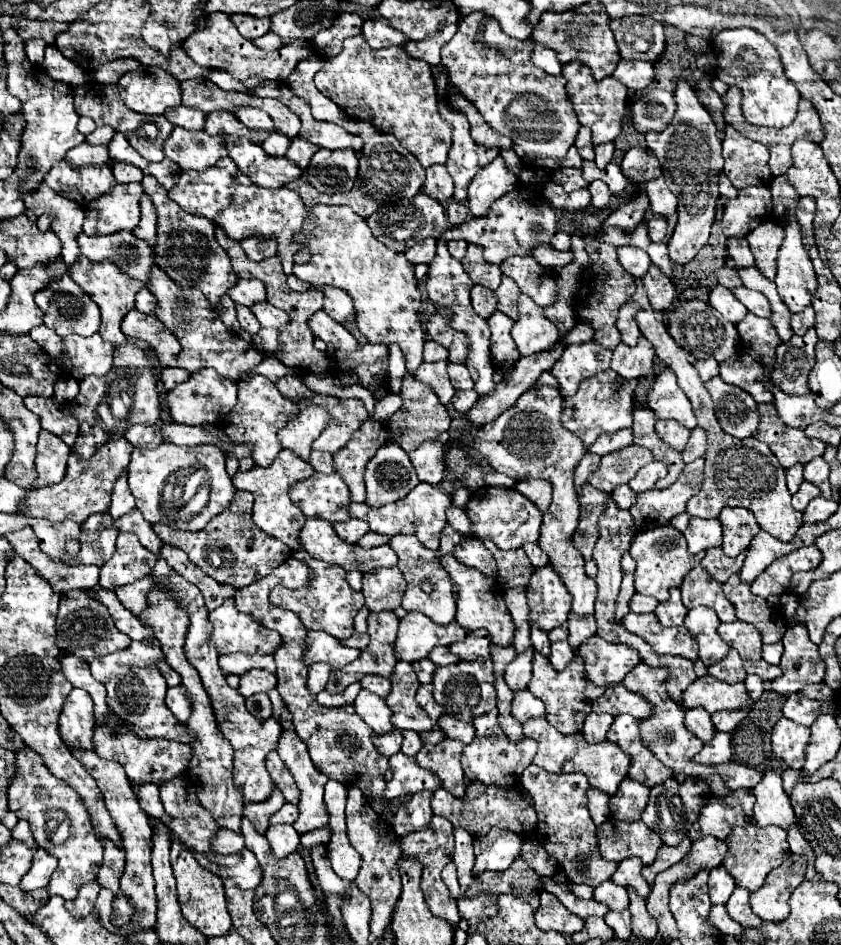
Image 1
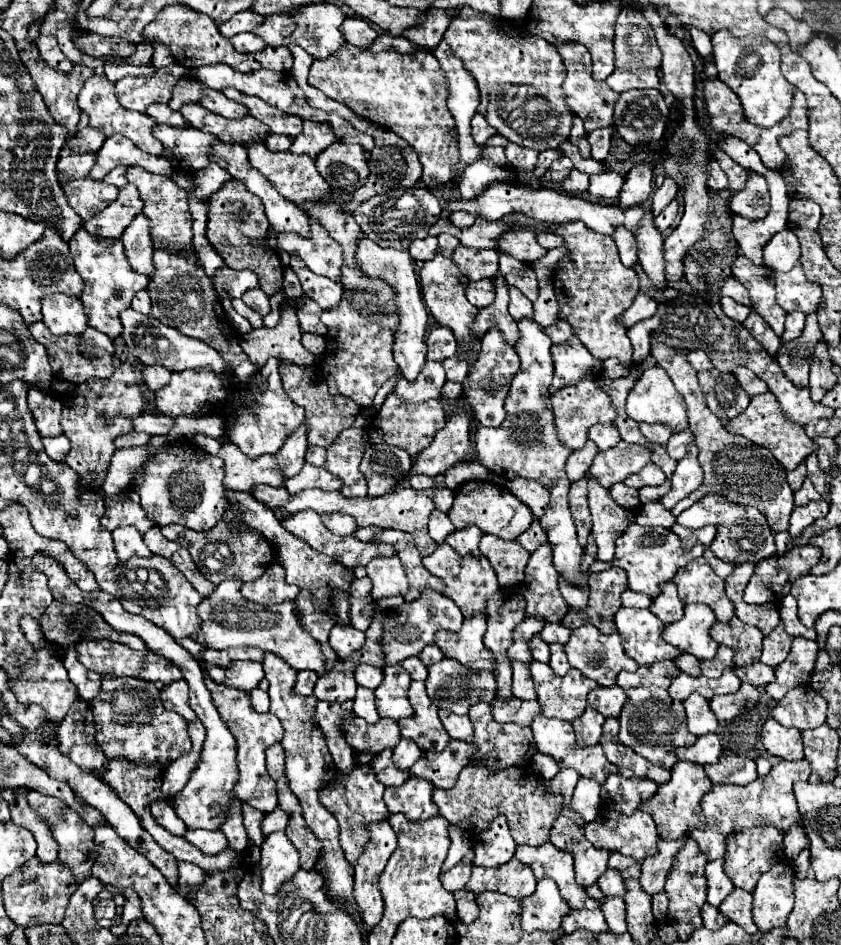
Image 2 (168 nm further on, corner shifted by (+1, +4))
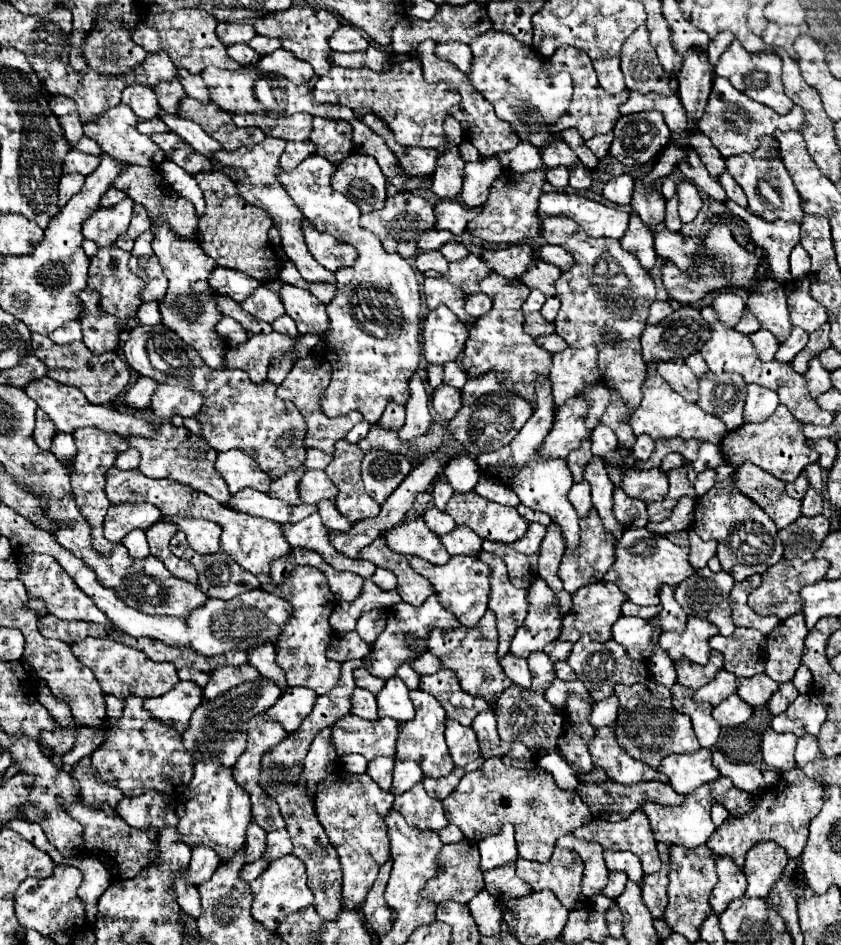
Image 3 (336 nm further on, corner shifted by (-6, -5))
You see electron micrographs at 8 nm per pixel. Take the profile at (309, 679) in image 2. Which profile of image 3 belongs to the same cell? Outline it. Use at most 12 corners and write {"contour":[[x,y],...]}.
{"contour":[[294,686],[264,712],[294,732],[312,712],[316,692]]}

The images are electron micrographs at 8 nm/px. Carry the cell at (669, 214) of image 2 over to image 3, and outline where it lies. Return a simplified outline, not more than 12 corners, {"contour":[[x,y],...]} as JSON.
{"contour":[[680,182],[678,214],[682,224],[696,218],[702,198],[692,182]]}

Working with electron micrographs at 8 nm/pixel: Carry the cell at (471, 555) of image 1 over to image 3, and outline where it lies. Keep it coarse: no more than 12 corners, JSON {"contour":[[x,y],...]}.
{"contour":[[470,528],[456,532],[440,540],[450,556],[478,556],[484,542]]}

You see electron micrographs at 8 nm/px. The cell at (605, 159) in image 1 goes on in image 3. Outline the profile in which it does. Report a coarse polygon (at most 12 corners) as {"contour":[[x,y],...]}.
{"contour":[[612,134],[590,138],[588,148],[602,160],[610,150]]}

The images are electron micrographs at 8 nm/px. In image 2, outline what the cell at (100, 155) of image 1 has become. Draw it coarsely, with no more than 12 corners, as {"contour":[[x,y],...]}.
{"contour":[[93,153],[63,155],[57,171],[65,181],[83,179],[95,163]]}

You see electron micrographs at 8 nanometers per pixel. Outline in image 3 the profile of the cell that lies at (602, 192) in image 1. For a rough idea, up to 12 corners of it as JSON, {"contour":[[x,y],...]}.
{"contour":[[612,178],[604,186],[604,198],[626,206],[632,200],[634,180]]}

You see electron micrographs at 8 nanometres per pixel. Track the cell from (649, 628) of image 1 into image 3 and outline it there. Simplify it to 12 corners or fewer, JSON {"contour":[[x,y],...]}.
{"contour":[[644,618],[614,622],[612,638],[632,660],[654,654],[654,626]]}

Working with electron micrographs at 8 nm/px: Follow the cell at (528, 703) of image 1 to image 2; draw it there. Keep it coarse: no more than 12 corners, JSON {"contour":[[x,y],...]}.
{"contour":[[511,663],[513,695],[537,699],[529,663]]}

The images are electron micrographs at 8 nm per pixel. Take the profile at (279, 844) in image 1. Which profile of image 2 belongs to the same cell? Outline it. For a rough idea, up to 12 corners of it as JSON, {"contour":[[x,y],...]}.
{"contour":[[283,831],[261,845],[261,891],[277,893],[299,871]]}

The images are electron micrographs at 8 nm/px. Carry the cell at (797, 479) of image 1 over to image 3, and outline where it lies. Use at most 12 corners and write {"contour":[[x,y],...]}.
{"contour":[[804,474],[786,484],[792,498],[802,500],[808,490],[808,478]]}

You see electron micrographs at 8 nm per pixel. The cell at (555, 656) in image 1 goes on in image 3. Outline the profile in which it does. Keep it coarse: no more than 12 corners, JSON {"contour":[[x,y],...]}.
{"contour":[[564,660],[554,664],[556,676],[564,682],[576,680],[574,670]]}

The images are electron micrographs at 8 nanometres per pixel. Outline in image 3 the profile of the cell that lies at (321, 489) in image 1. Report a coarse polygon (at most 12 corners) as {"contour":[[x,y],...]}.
{"contour":[[308,470],[298,488],[304,504],[336,500],[324,470]]}

